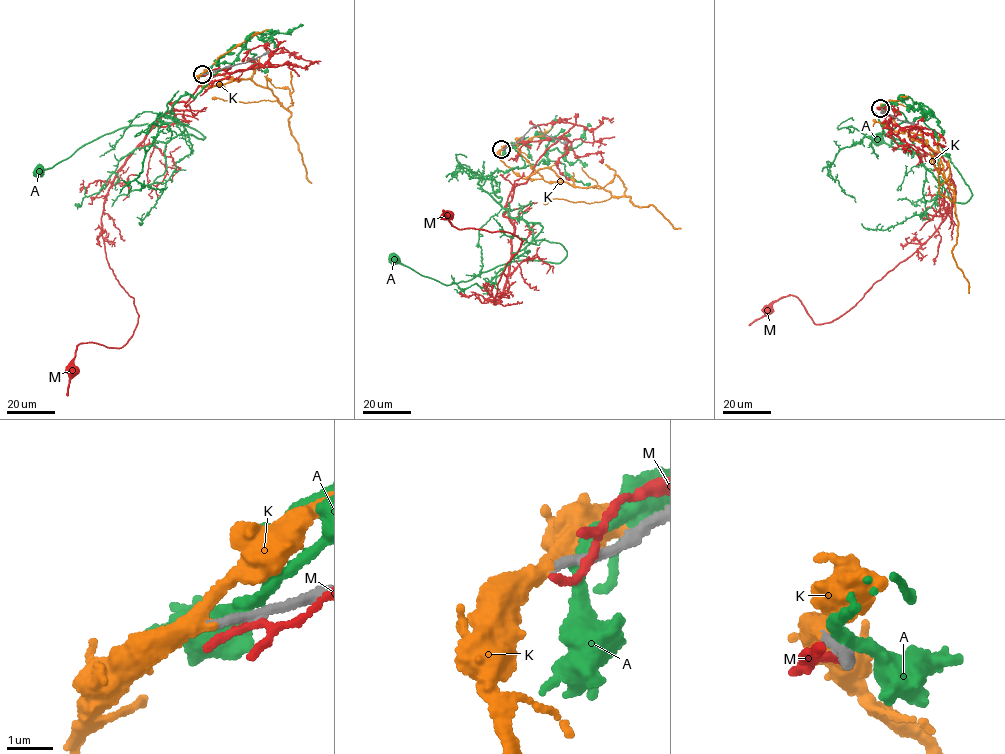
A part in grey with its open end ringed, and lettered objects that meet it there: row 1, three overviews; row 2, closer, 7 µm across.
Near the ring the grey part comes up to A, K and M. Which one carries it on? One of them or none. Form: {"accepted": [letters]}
{"accepted": ["K"]}

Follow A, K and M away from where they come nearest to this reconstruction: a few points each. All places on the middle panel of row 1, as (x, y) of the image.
A: (504, 149), (525, 163), (491, 173), (499, 204), (565, 258), (447, 285), (393, 258)
K: (502, 149), (500, 160), (521, 177), (549, 167), (573, 186), (599, 186), (638, 207), (652, 205), (681, 228)
M: (504, 148), (557, 139), (506, 206), (515, 231), (497, 304), (522, 241), (460, 230), (448, 215)

